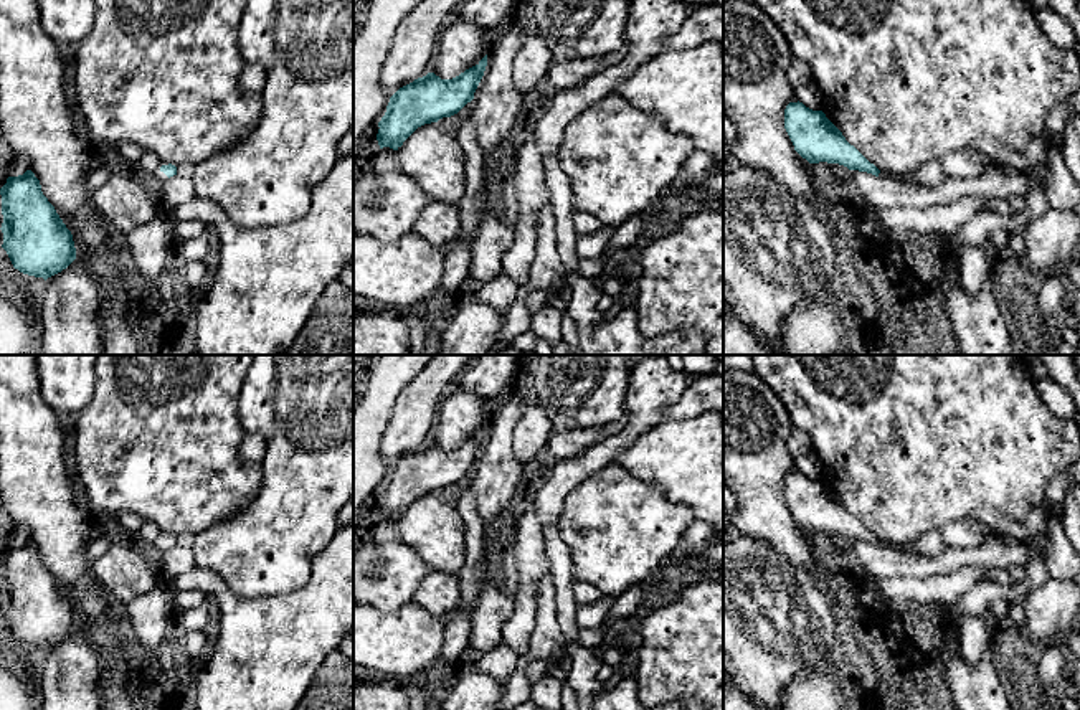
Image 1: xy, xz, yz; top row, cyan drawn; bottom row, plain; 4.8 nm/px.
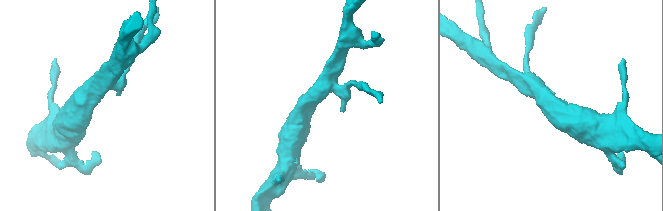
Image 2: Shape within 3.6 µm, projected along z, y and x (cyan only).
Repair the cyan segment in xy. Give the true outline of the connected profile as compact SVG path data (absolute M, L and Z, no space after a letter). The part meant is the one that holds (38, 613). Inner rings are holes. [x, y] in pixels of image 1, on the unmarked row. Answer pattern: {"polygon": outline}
{"polygon": "M31 540L8 547L0 565L2 618L15 639L46 651L76 629L73 604Z"}

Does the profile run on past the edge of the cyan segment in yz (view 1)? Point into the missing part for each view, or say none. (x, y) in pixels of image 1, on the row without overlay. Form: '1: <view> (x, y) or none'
1: none

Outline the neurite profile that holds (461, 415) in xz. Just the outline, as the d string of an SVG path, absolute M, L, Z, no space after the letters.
M464 388L444 396L438 406L431 443L441 449L452 449L479 434L487 424L484 405L484 398Z

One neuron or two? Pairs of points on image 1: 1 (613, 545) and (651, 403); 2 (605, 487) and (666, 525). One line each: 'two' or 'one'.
1: two
2: one

